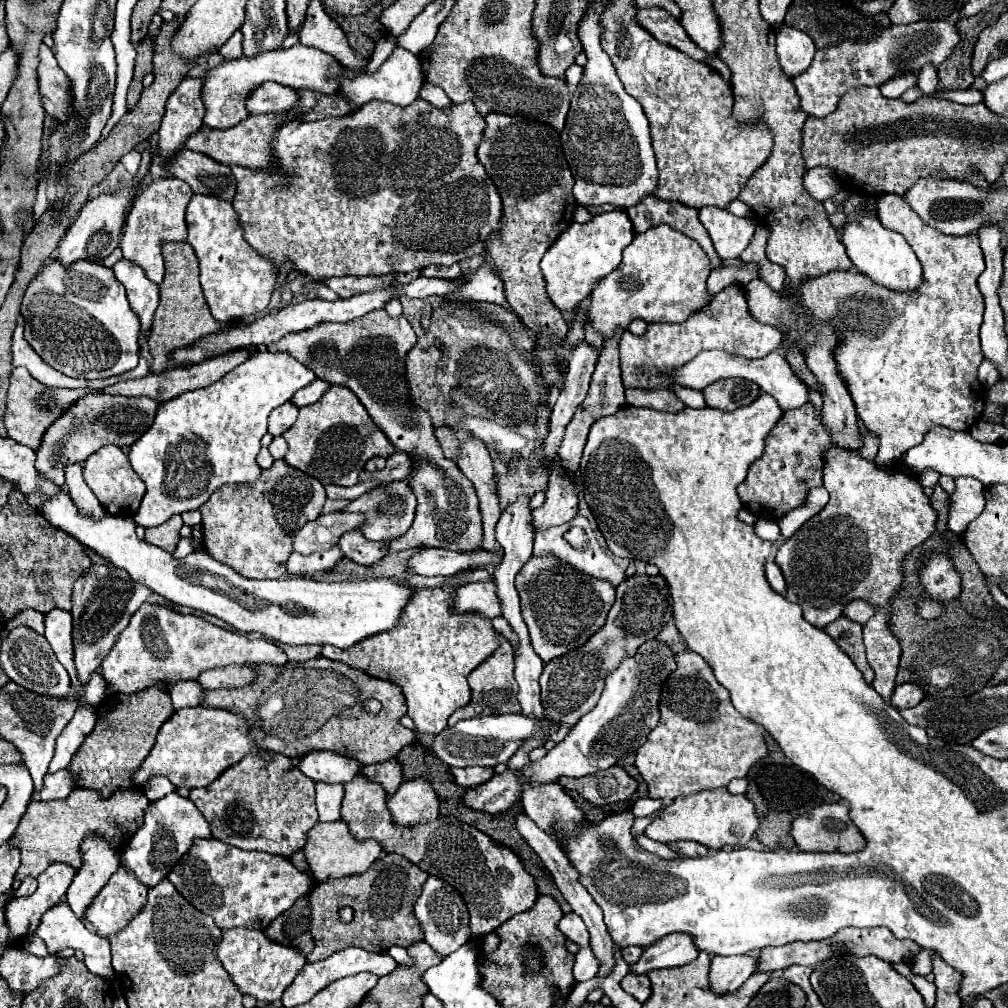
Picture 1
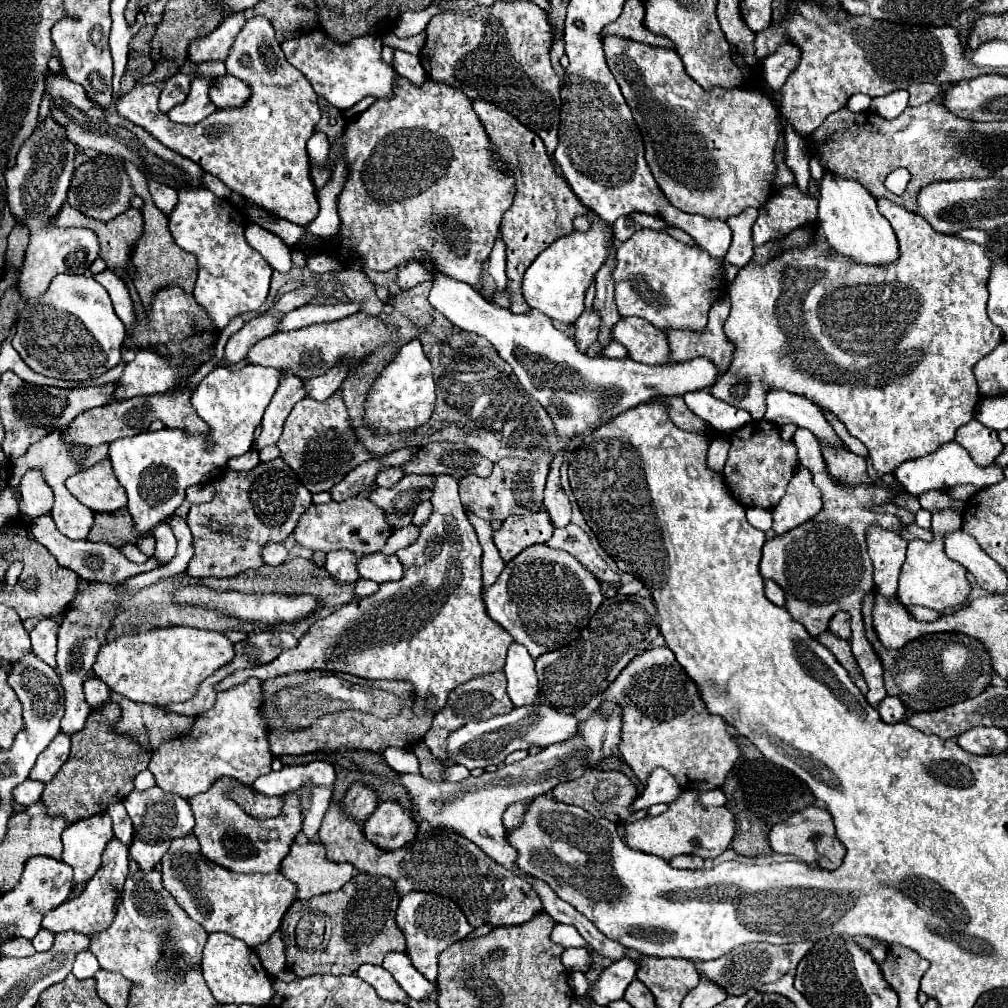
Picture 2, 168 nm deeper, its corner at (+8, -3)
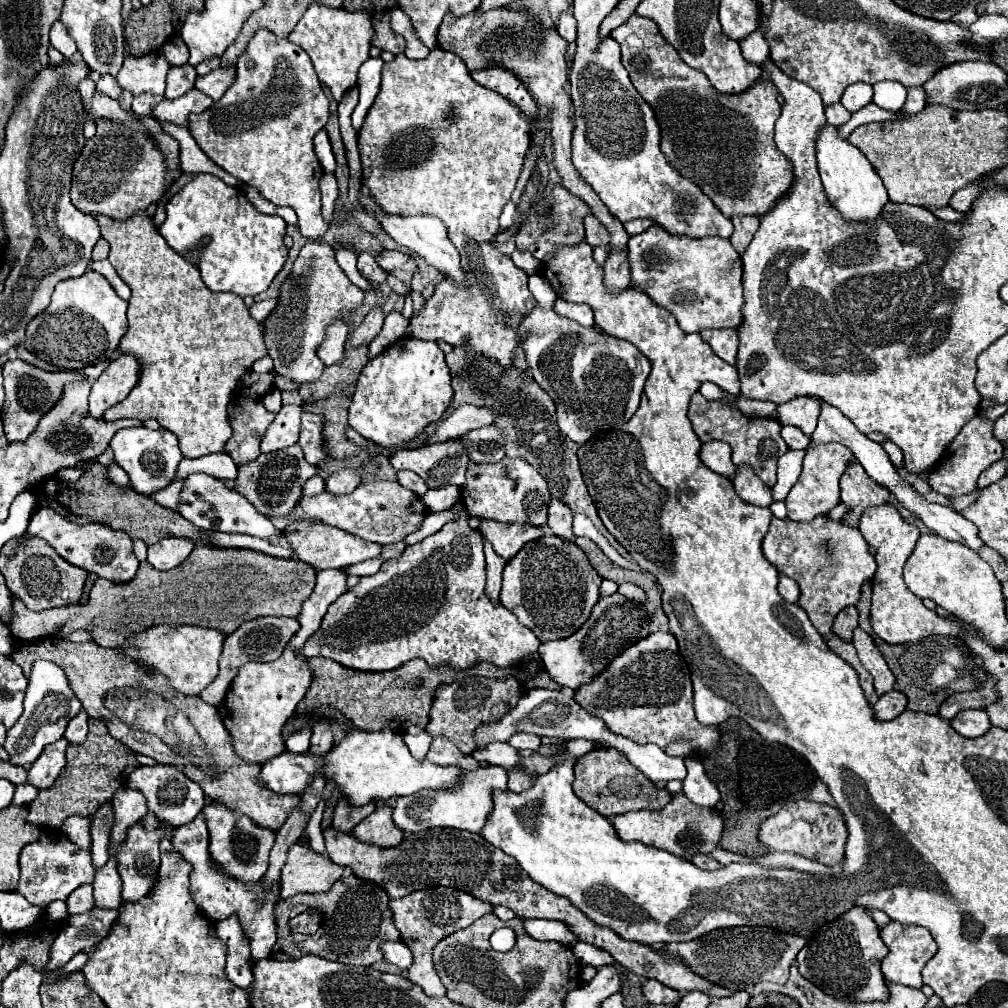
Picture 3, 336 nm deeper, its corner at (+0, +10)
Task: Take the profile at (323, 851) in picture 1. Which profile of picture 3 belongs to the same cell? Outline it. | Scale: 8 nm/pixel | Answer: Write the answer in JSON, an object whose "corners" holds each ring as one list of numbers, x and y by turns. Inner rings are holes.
{"corners":[[296,842,288,850,286,864,280,876,280,898,290,898,300,892,326,892,342,878,344,866,332,864,326,854,312,852,304,842]]}

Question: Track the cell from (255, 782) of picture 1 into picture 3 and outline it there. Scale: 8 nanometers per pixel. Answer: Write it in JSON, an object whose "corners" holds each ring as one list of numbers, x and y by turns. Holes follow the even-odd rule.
{"corners":[[210,800,204,808,202,814,206,818,208,830,210,830,210,856,212,862,224,870,224,874,238,878,238,880,260,880,264,872,268,870,268,856,272,850,272,844,276,840,276,832,272,828,258,826,254,820,250,820,244,814,234,812,222,802]]}

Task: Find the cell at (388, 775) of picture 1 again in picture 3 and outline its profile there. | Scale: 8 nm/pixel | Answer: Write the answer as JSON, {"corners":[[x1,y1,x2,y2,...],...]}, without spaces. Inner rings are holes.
{"corners":[[342,796,340,802,338,802,338,806,334,808,332,826,338,828,338,830,344,830,344,832,352,832,358,822,362,822,368,814,374,812,374,808,376,808,376,802,364,804,364,808,352,808,348,804,348,800,344,800,344,796]]}

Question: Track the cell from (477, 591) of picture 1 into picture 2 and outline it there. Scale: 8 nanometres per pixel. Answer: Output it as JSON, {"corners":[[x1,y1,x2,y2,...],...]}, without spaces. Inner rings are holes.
{"corners":[[532,545,524,549,506,563,492,589,484,591,488,615,508,629,514,641,524,645,534,659,574,641,588,625,602,599,596,577,570,553,548,545]]}

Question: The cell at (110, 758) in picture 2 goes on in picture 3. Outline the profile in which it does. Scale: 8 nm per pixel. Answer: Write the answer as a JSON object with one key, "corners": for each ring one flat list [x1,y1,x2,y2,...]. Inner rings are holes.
{"corners":[[90,718,88,720,90,732,88,738,82,744,70,744,66,750,66,766,56,778,52,788,40,790,38,798,30,804,30,814,28,822,38,824,38,826,50,826,50,828,60,828,62,822,68,816,82,814,88,816,100,808,100,804,106,804,112,800,116,790,124,788,128,782,128,776,134,772,134,768,140,766,138,754,128,750,126,744,118,742,116,738,108,736,108,728,104,722]]}

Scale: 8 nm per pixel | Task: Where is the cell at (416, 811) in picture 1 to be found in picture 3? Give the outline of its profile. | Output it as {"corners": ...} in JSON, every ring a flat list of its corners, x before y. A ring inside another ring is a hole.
{"corners":[[380,804,370,816,366,816,352,832,358,840,372,842,382,848,398,846,404,838,404,832,392,824,392,806]]}

